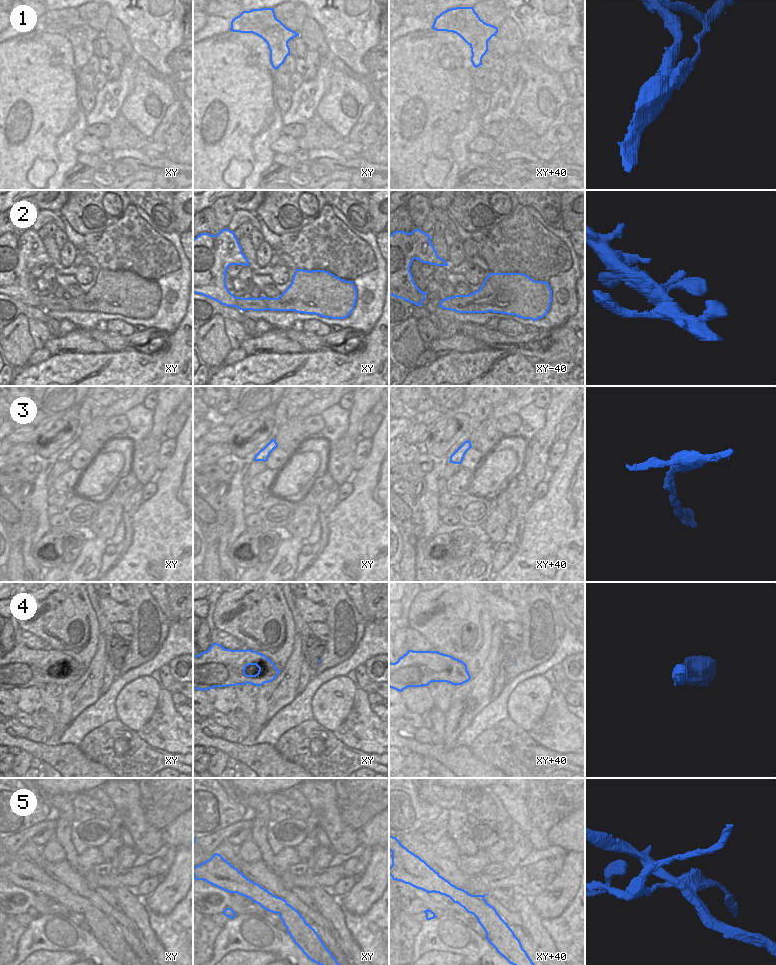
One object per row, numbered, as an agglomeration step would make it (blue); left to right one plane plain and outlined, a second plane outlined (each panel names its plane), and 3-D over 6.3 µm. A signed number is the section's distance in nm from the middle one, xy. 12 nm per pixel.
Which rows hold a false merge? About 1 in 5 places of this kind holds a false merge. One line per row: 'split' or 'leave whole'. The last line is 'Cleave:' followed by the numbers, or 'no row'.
1: split
2: leave whole
3: leave whole
4: leave whole
5: split
Cleave: 1, 5

